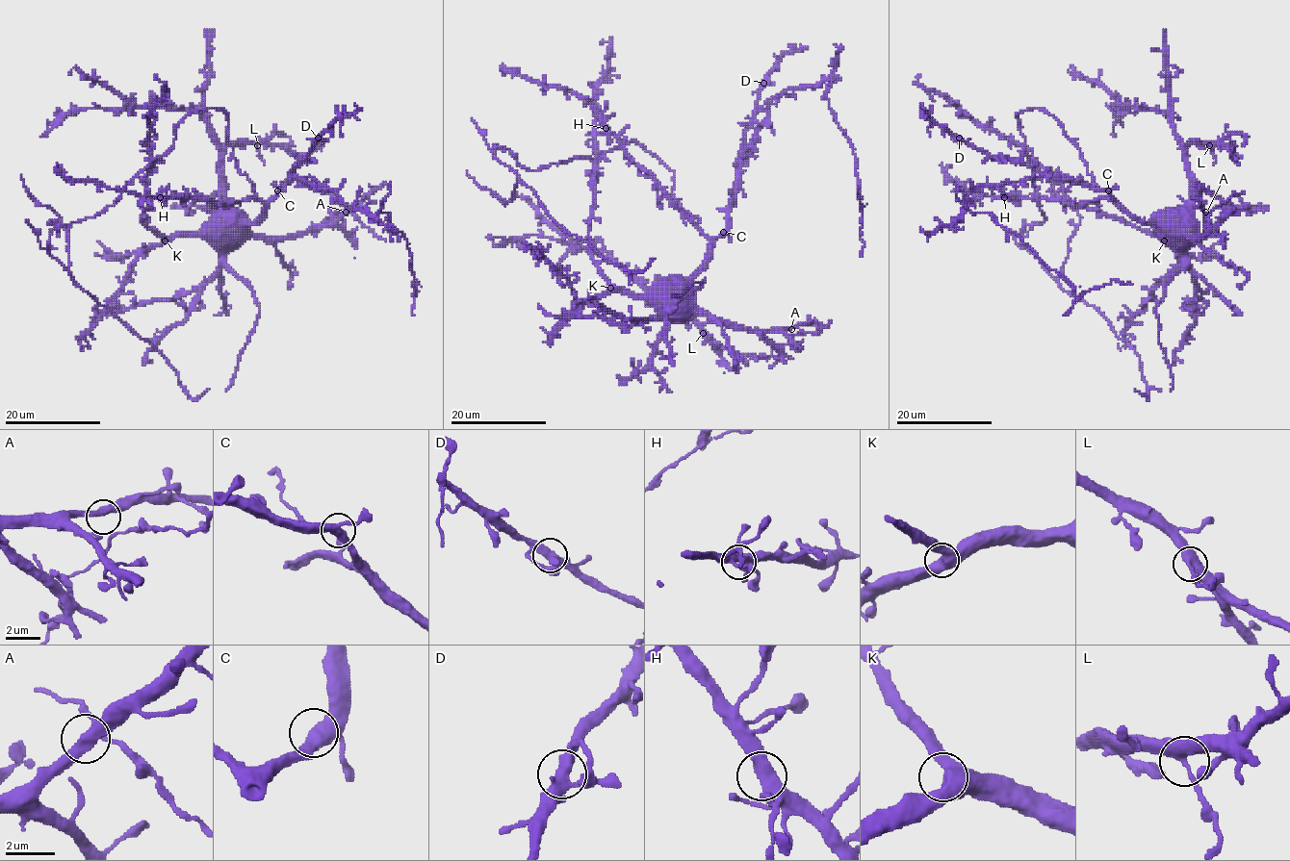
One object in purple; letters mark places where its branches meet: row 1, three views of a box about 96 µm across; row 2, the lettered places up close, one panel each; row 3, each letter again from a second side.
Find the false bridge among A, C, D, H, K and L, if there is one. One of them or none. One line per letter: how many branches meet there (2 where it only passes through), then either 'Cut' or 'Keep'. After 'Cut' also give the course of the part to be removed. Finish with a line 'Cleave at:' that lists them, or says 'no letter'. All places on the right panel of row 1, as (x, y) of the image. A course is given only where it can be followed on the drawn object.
A: Branches: 3. Keep
C: Branches: 3. Keep
D: Branches: 3. Keep
H: Branches: 3. Keep
K: Branches: 3. Keep
L: Branches: 3. Keep
Cleave at: no letter

